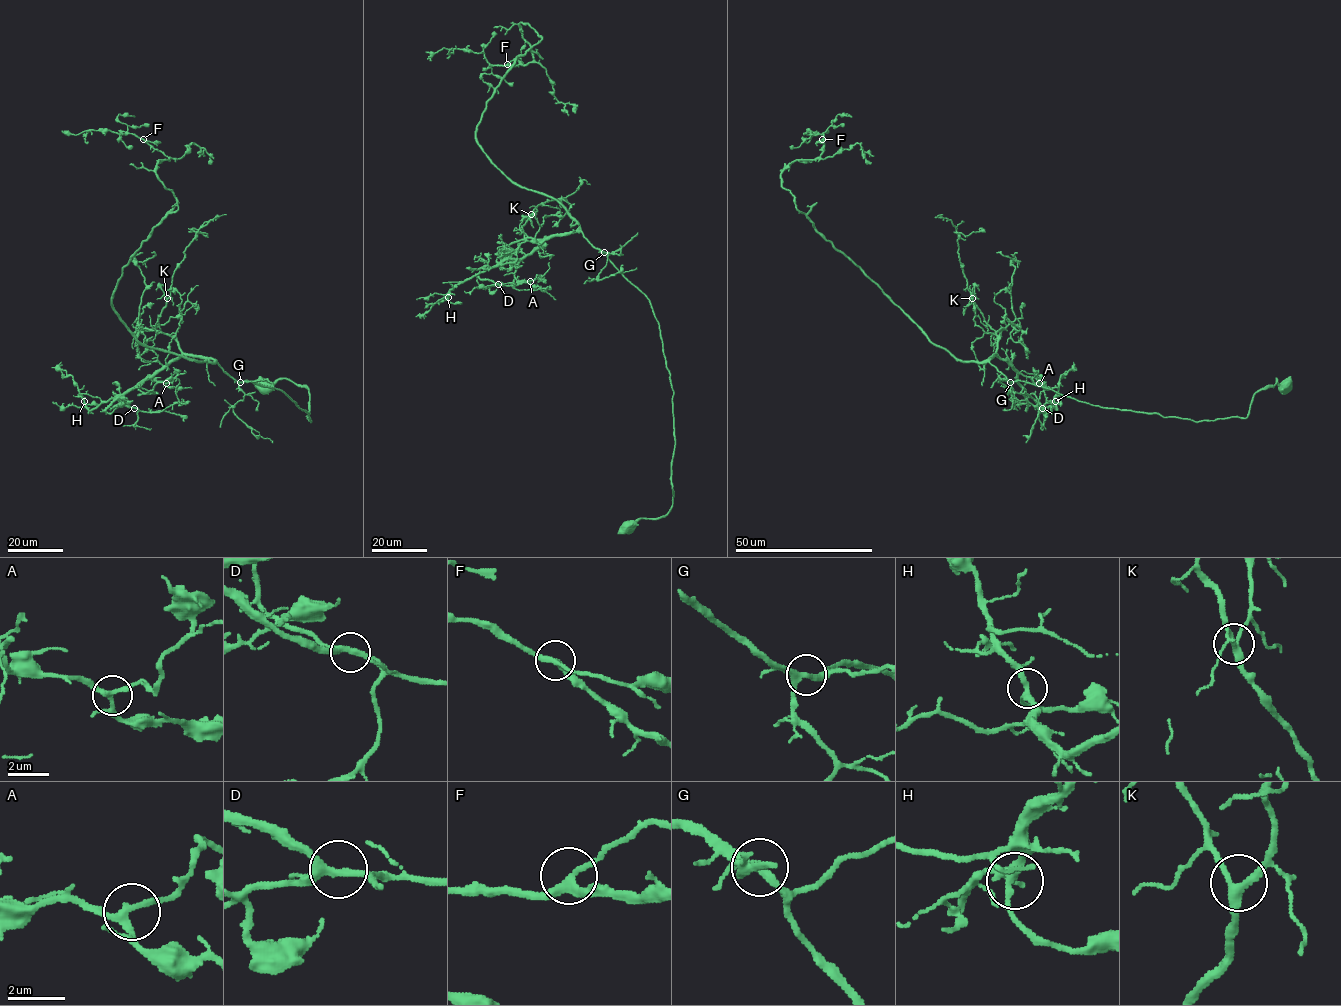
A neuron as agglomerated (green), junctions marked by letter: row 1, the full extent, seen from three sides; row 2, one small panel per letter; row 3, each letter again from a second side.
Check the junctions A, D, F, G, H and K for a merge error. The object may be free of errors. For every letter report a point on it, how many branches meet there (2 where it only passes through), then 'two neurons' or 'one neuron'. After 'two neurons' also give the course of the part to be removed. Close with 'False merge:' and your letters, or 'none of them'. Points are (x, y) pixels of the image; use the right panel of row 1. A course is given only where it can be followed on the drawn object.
A: (1039, 383) | 3 | one neuron
D: (1042, 408) | 3 | one neuron
F: (822, 139) | 3 | one neuron
G: (1010, 382) | 3 | one neuron
H: (1055, 401) | 3 | one neuron
K: (972, 298) | 3 | one neuron
False merge: none of them

